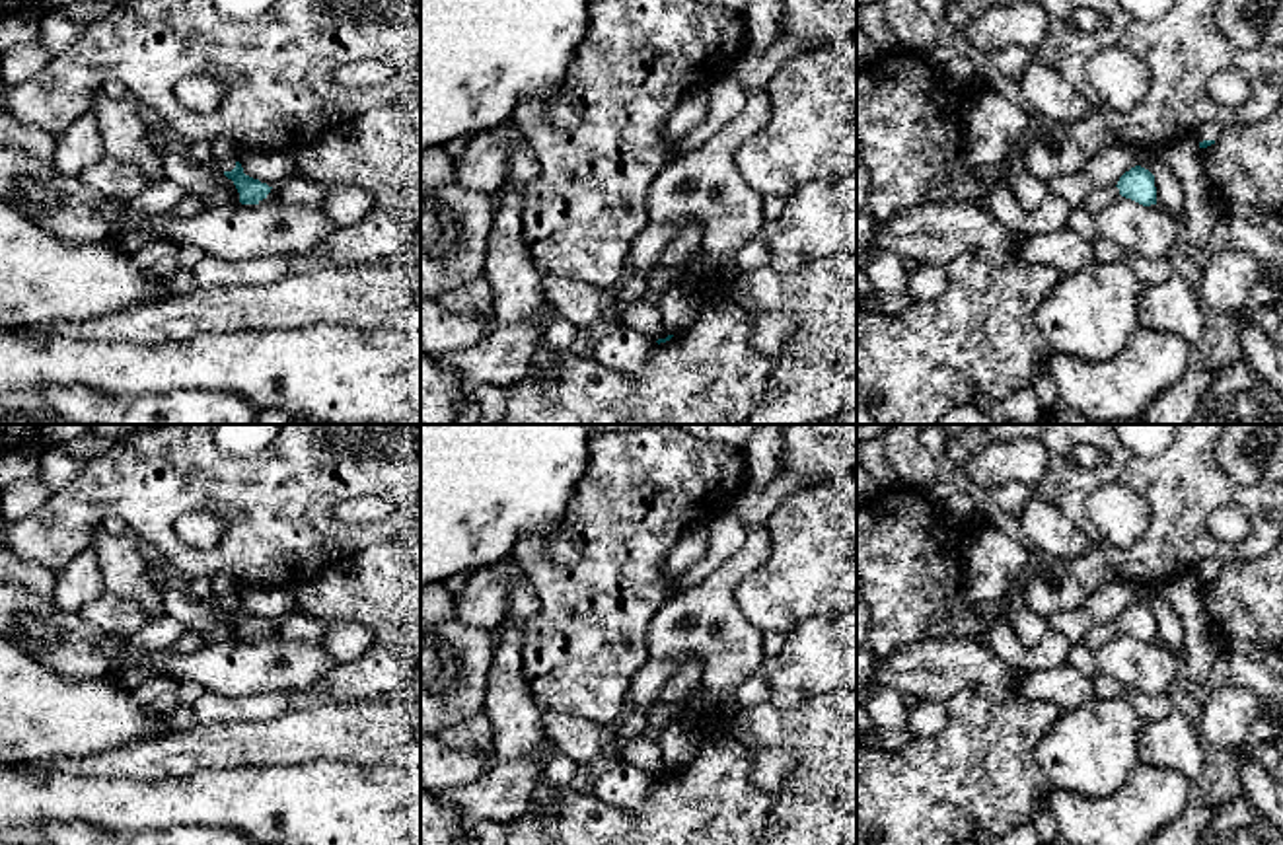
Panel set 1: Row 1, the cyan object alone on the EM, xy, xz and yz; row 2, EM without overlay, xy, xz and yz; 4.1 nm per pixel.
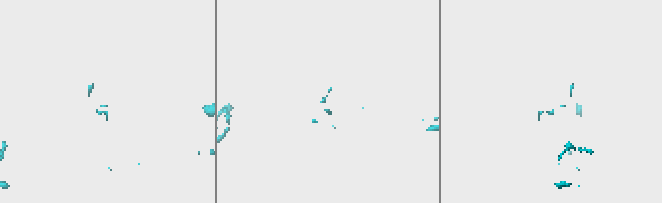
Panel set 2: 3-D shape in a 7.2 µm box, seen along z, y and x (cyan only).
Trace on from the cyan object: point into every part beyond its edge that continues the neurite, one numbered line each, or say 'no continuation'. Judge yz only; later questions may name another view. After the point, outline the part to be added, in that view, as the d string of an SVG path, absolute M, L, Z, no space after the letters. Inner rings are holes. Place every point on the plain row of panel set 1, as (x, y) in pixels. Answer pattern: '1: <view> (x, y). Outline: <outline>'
1: yz (1209, 567). Outline: M1207 559L1203 563L1199 563L1191 574L1199 580L1203 576L1217 576L1221 570L1223 563L1219 559Z

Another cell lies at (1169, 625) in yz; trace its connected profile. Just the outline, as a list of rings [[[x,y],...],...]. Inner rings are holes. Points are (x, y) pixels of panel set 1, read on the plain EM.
[[[1143,588],[1139,602],[1155,611],[1156,639],[1182,656],[1186,633],[1178,611],[1155,588]]]

